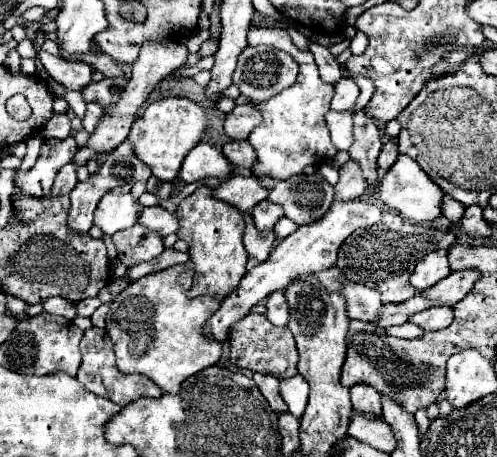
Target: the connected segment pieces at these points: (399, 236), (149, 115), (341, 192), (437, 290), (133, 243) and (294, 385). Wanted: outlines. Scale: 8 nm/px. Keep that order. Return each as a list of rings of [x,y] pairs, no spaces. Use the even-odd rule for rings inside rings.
[[[384,210],[384,216],[380,222],[376,222],[370,228],[356,230],[352,236],[344,240],[344,244],[338,250],[338,262],[336,266],[342,270],[342,274],[356,284],[364,284],[368,288],[376,288],[382,294],[382,302],[404,302],[416,294],[412,284],[408,282],[410,274],[414,272],[414,266],[420,258],[424,258],[432,250],[440,248],[452,248],[454,246],[454,230],[436,230],[426,228],[420,224],[414,224],[410,220],[404,220],[396,216],[394,212]]]
[[[162,98],[148,104],[144,114],[134,122],[128,142],[134,154],[152,168],[152,174],[164,182],[172,182],[178,176],[184,156],[202,140],[208,128],[206,112],[200,104],[188,98]]]
[[[354,160],[342,166],[340,170],[340,180],[334,186],[334,200],[356,200],[364,194],[364,178],[360,172],[360,166],[356,166]]]
[[[476,270],[452,272],[448,278],[440,280],[432,288],[422,290],[422,296],[432,300],[432,306],[454,306],[470,292],[476,282],[476,276]]]
[[[134,224],[132,228],[126,228],[122,232],[116,232],[112,236],[112,242],[116,244],[118,260],[128,268],[140,262],[150,262],[164,250],[162,238],[150,232],[148,228],[142,228],[140,224]]]
[[[300,374],[286,378],[286,380],[280,380],[280,396],[288,404],[290,414],[300,418],[306,404],[308,404],[308,382]]]

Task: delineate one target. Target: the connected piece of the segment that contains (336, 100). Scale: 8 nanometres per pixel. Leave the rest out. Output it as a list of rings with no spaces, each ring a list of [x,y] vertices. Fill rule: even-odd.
[[[340,78],[336,84],[334,84],[334,98],[332,98],[332,110],[338,110],[338,112],[344,112],[344,110],[350,110],[360,94],[358,90],[358,84],[352,80],[352,78]]]

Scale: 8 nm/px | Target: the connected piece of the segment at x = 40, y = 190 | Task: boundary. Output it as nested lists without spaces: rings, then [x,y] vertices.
[[[68,136],[64,140],[56,140],[56,138],[44,140],[34,168],[28,172],[16,170],[16,186],[26,196],[34,196],[34,198],[48,196],[58,170],[72,160],[76,148],[78,148],[78,144],[72,136]]]

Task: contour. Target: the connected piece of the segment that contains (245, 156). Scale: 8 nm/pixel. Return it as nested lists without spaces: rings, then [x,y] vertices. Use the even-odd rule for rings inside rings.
[[[244,140],[244,142],[226,142],[224,144],[224,148],[222,148],[222,152],[224,152],[224,156],[232,162],[232,164],[236,164],[236,166],[242,166],[242,168],[252,168],[252,164],[256,162],[256,152],[254,152],[254,148]]]

